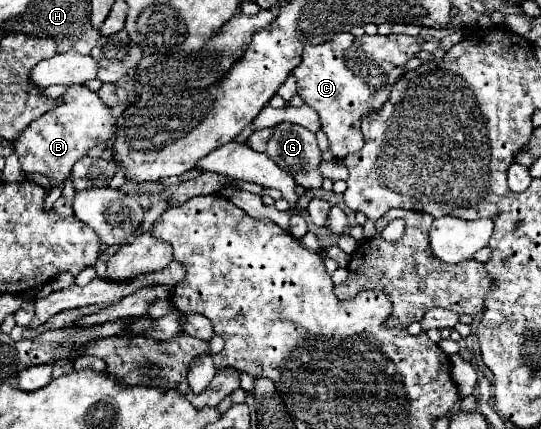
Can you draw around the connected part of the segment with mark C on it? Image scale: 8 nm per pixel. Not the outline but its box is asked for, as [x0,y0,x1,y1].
[293,32,423,160]

